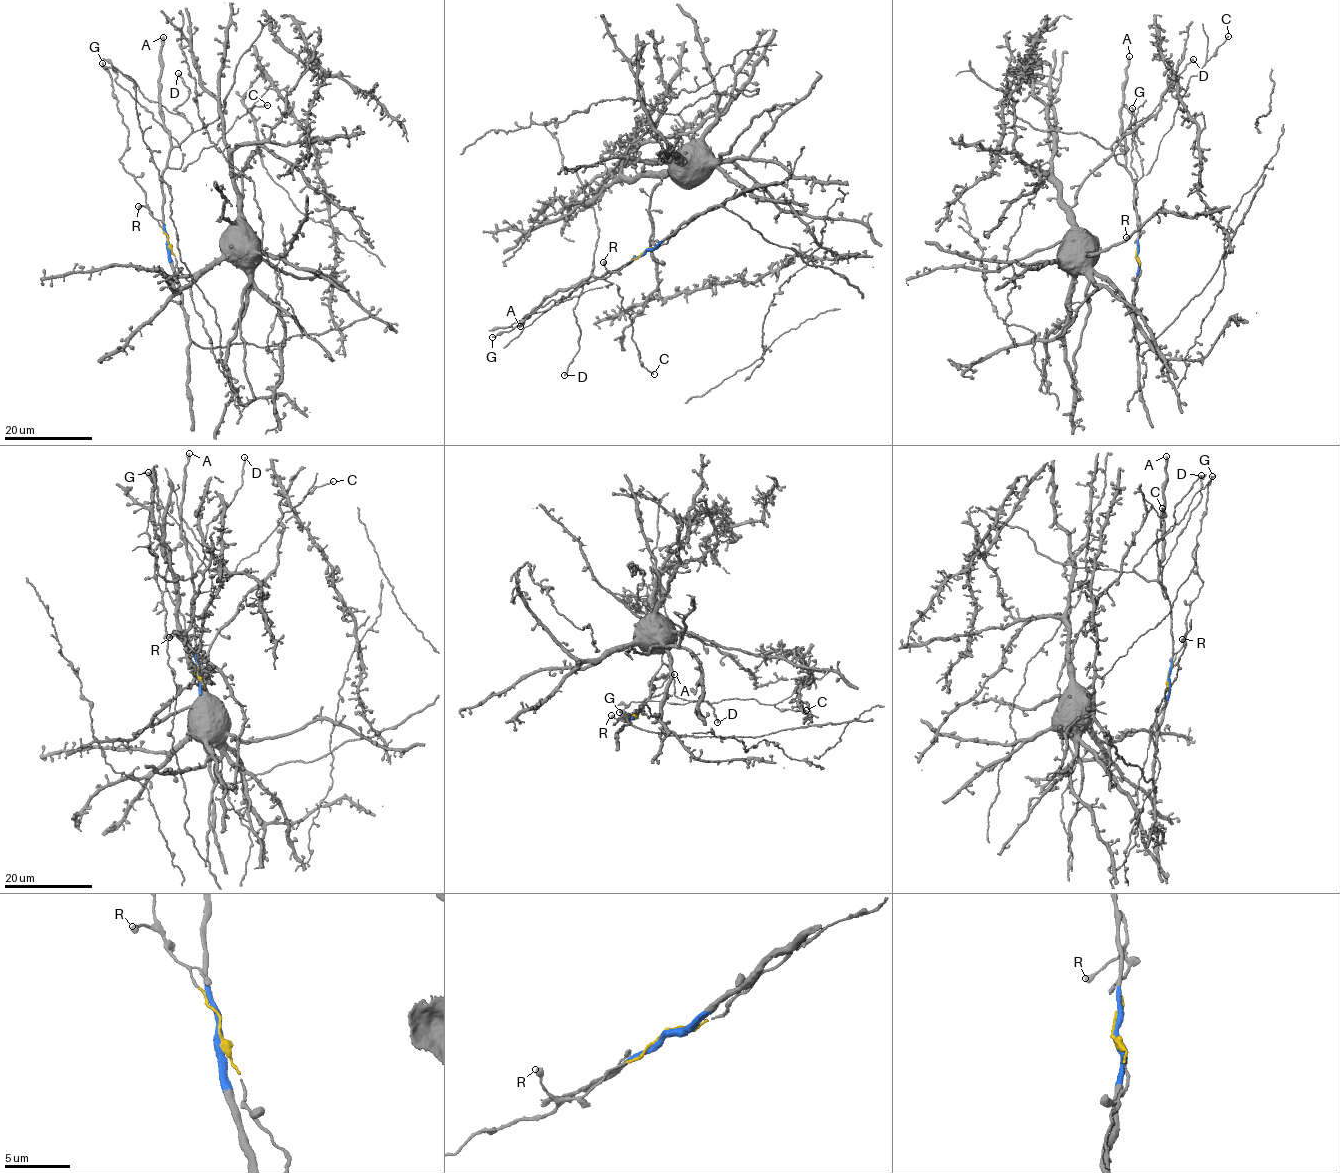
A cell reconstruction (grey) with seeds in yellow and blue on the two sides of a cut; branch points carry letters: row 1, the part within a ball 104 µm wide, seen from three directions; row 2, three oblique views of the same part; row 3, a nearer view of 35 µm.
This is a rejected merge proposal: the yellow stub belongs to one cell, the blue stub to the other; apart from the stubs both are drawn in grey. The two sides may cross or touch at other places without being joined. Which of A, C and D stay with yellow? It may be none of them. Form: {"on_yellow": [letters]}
{"on_yellow": []}

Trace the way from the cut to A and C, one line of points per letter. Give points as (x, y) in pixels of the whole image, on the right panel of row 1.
A: (1137, 257), (1138, 215), (1133, 203), (1131, 174), (1125, 166), (1121, 121), (1129, 56)
C: (1137, 257), (1136, 182), (1146, 175), (1157, 155), (1189, 79), (1228, 36)

